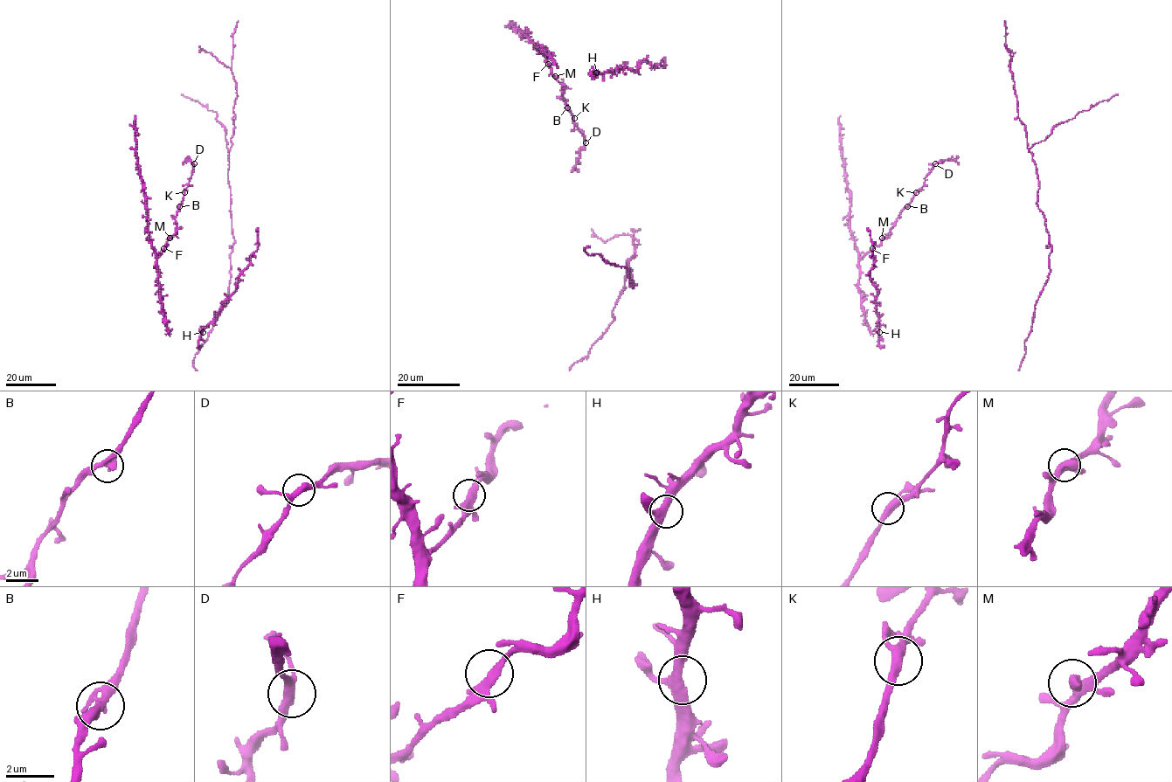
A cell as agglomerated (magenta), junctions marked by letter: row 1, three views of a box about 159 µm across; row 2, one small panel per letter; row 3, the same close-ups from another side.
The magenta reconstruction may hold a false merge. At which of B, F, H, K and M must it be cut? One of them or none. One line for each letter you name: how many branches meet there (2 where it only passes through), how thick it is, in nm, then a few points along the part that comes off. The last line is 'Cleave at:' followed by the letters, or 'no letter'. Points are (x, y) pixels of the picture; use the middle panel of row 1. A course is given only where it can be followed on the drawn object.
Cleave at: no letter

